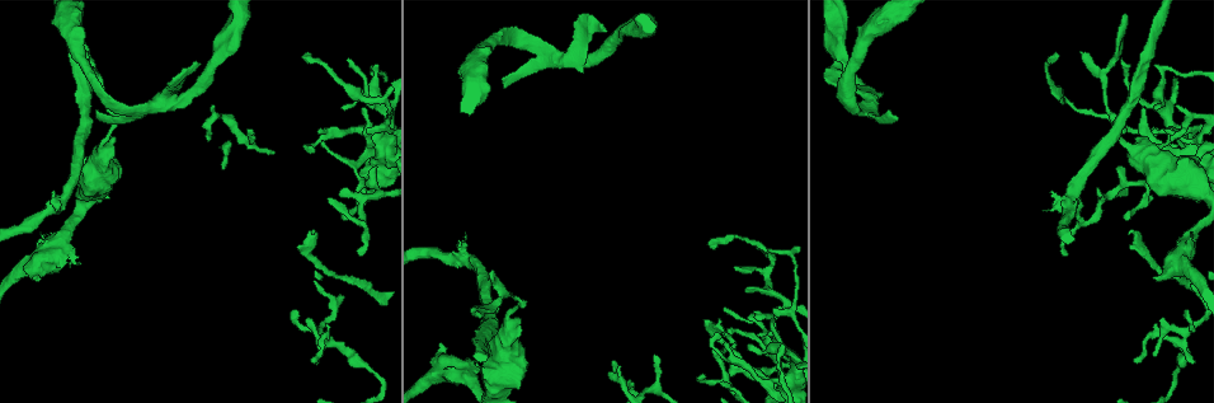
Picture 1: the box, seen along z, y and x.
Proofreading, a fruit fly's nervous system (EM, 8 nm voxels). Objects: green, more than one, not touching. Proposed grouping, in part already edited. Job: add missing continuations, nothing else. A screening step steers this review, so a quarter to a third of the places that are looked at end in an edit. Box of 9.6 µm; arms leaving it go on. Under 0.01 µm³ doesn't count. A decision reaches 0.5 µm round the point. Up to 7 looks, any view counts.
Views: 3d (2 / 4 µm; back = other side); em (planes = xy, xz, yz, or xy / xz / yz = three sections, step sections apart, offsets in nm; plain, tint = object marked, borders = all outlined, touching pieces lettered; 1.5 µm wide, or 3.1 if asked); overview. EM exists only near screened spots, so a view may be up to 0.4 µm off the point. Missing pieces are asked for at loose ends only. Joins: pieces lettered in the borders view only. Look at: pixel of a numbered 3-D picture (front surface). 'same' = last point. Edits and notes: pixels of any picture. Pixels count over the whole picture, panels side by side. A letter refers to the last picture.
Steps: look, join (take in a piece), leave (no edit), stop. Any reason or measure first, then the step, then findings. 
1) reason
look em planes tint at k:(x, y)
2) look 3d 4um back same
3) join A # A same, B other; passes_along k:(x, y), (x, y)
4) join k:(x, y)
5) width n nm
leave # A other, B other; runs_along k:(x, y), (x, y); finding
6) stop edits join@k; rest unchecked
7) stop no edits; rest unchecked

thick end
look 3d 4um back at 1:(517, 337)

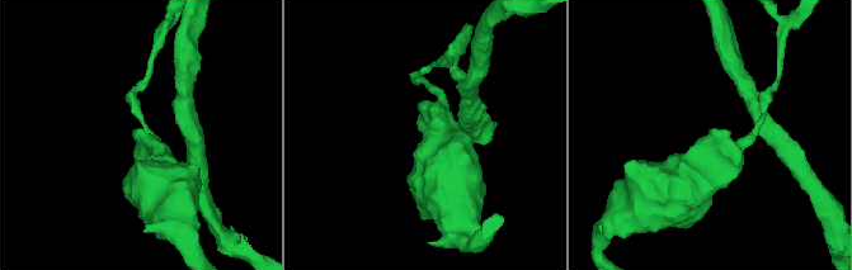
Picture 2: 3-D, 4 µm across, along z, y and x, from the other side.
look em planes borders at 2:(713, 129)

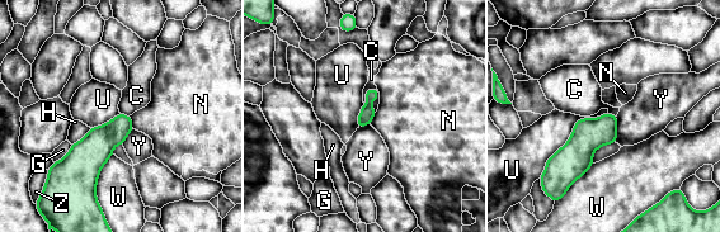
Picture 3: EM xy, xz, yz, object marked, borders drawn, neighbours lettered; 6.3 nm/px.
leave # C other, G other, H other, N other, U other, W other, Y other, Z other; border 3:(368, 88), (365, 98), (375, 112); none of them fits

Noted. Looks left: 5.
free end
look em planes plain at 1:(889, 110)

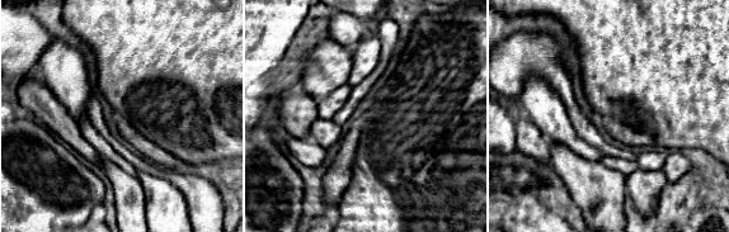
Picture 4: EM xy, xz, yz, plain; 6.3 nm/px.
what lies round it
look em planes borders same

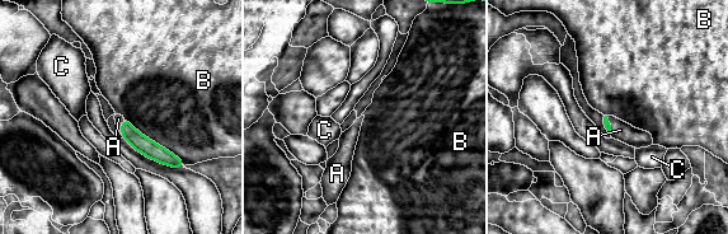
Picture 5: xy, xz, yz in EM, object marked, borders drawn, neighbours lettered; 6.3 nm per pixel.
longest_contact B 500 nm
join A # A same, B other, C other; passes_along 5:(140, 143), (121, 126), (118, 118); it goes on there

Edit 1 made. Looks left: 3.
redraw
look overview

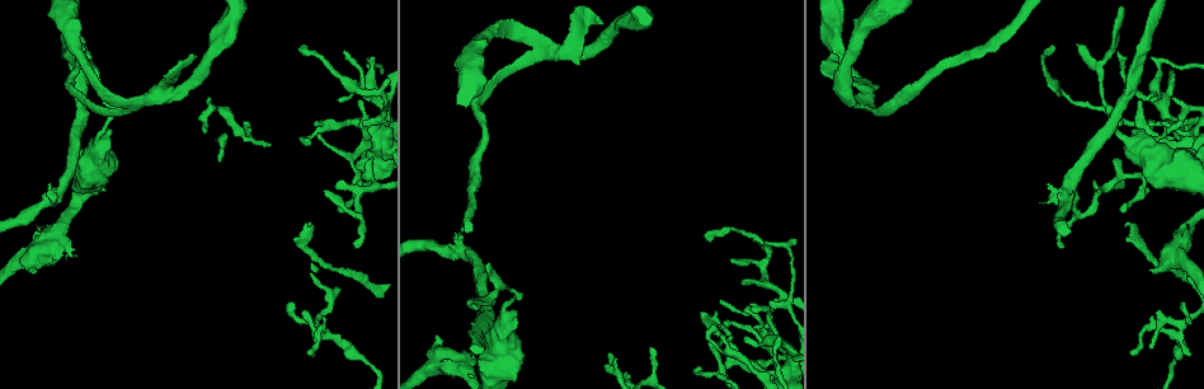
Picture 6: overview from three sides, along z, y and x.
an open end
look em planes borders at 6:(837, 57)

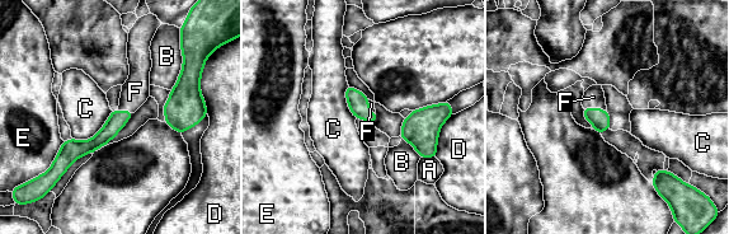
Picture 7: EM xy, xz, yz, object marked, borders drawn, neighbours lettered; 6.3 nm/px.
join F # A other, B other, C other, D other, E other, F same; the neuron continues

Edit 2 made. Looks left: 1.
stop edits join@5, join@7; rest unchecked

